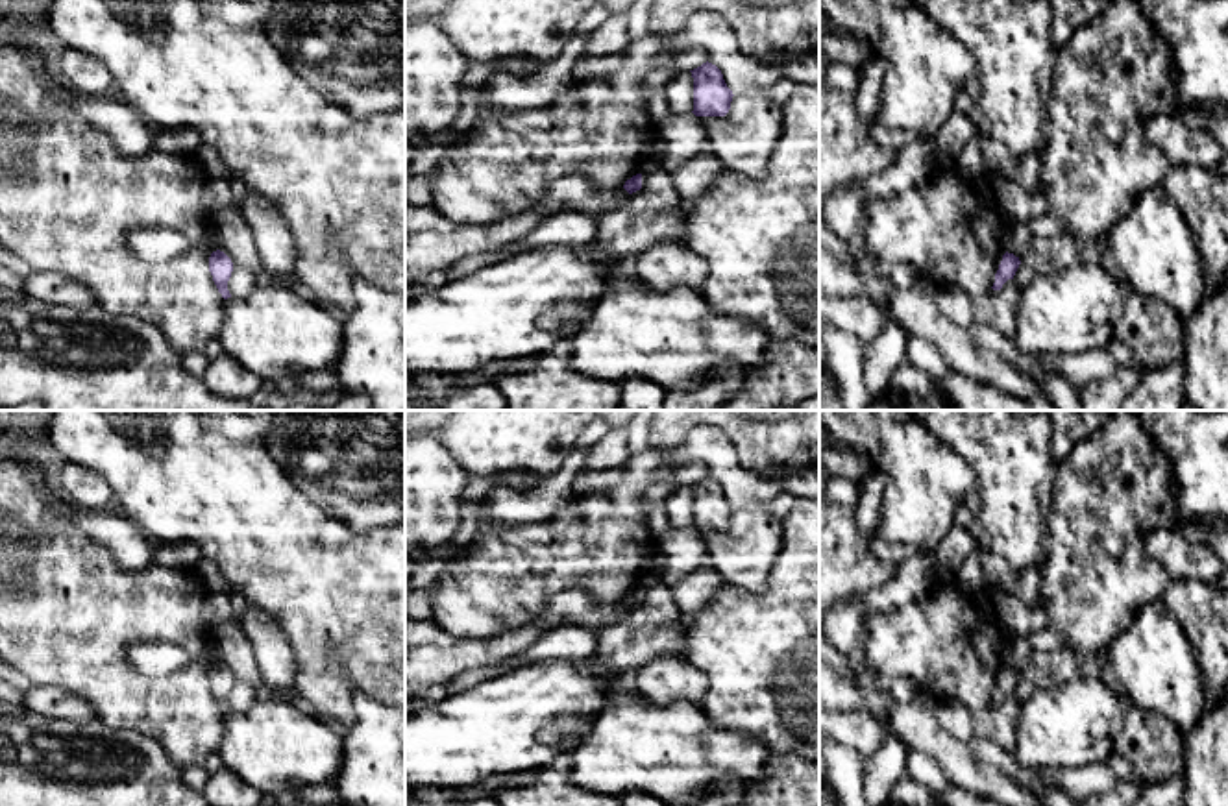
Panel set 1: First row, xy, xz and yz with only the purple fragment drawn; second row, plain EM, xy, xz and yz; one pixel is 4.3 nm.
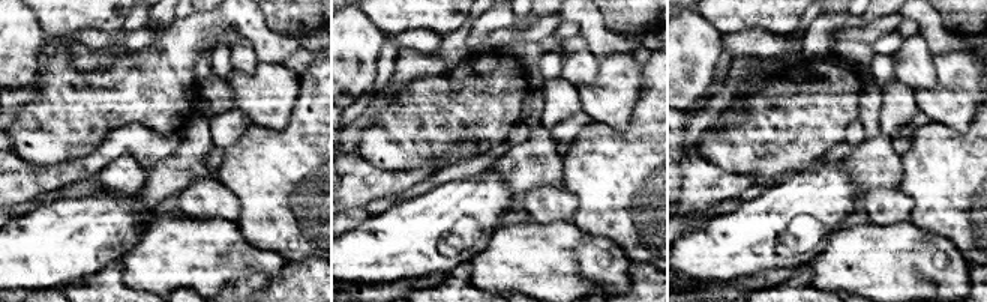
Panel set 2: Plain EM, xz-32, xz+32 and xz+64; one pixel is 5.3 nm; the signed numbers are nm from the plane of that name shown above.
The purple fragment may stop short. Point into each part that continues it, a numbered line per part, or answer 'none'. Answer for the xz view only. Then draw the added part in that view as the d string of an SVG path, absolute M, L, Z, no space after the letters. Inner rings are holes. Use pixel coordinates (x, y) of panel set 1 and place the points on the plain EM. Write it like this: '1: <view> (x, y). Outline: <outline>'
none

